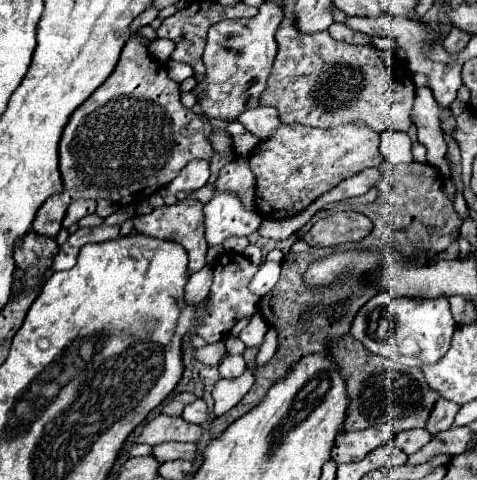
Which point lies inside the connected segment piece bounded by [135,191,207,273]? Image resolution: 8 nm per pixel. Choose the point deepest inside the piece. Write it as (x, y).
(184, 222)

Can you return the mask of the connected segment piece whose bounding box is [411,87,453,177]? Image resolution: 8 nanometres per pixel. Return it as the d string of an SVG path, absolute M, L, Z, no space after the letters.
M427 87L415 91L415 105L411 119L417 127L419 143L427 147L427 161L441 171L443 177L451 175L451 163L447 159L447 145L443 139L443 131L439 127L441 109L433 99L433 93Z

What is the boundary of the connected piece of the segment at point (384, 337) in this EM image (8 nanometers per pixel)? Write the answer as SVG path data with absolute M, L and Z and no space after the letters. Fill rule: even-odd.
M379 291L353 319L351 335L361 341L369 351L393 359L395 363L421 367L423 363L439 361L451 345L451 337L455 331L455 319L449 311L447 297L421 299L421 297L393 297L387 291ZM409 339L415 341L415 355L409 357Z

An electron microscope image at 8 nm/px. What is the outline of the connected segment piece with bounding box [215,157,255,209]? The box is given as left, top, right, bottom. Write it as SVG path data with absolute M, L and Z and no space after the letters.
M237 157L219 171L215 181L217 191L237 191L245 199L245 207L253 209L255 205L255 175L249 167L247 157Z

